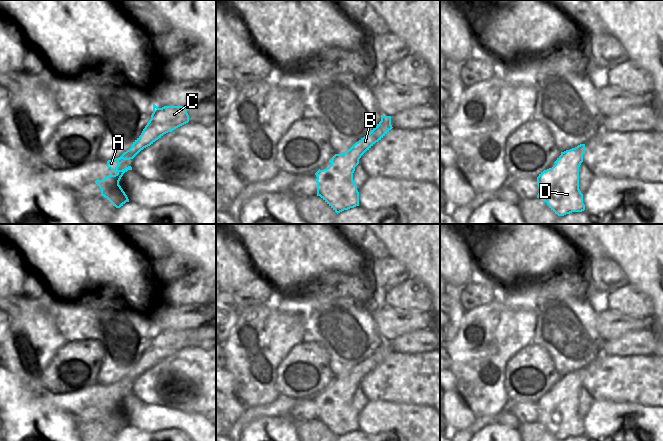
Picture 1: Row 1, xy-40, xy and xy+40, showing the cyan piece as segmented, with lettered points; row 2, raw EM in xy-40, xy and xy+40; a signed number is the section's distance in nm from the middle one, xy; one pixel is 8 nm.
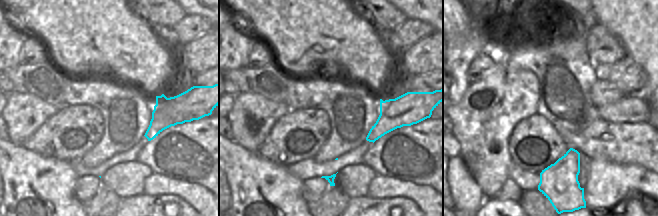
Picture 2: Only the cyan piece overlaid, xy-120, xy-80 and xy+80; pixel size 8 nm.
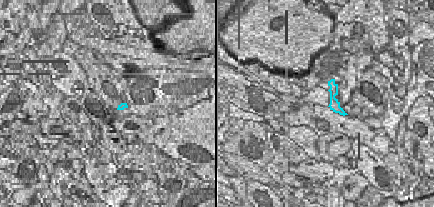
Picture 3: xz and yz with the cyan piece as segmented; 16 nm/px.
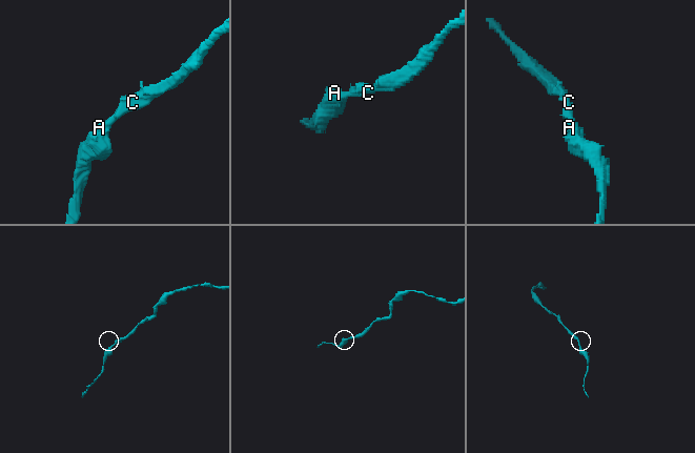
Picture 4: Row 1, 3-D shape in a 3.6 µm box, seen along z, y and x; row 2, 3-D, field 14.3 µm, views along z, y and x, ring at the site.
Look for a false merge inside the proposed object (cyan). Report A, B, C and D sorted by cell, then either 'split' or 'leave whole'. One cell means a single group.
A B C D; leave whole

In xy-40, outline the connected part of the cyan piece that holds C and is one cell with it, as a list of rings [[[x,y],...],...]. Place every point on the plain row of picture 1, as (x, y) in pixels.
[[[153,327],[151,343],[143,353],[141,359],[133,366],[131,372],[120,381],[107,385],[107,391],[116,398],[110,398],[102,404],[95,405],[101,413],[101,420],[104,420],[116,432],[120,432],[126,426],[129,426],[127,419],[119,409],[119,405],[125,396],[132,394],[132,391],[128,390],[122,394],[118,394],[117,392],[122,387],[120,384],[133,383],[141,374],[153,368],[164,358],[172,356],[188,346],[189,339],[185,330],[164,330],[158,332]]]

